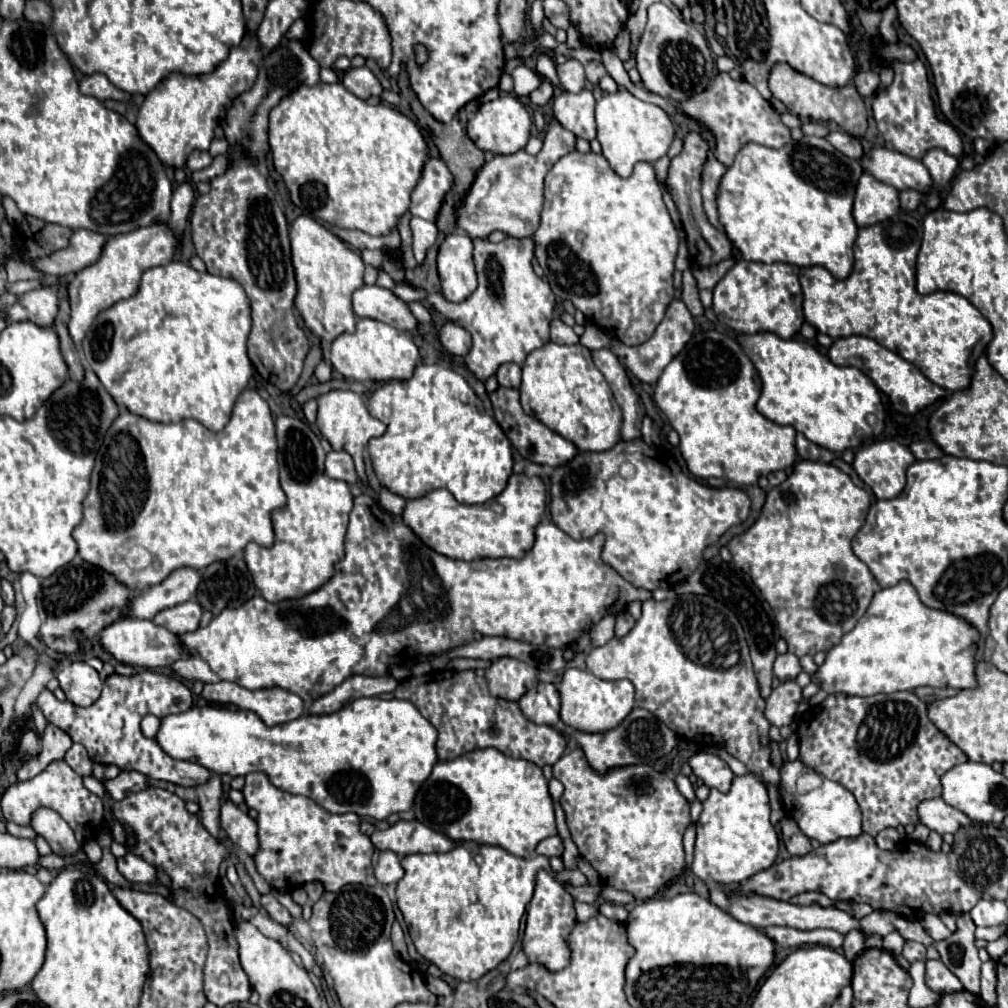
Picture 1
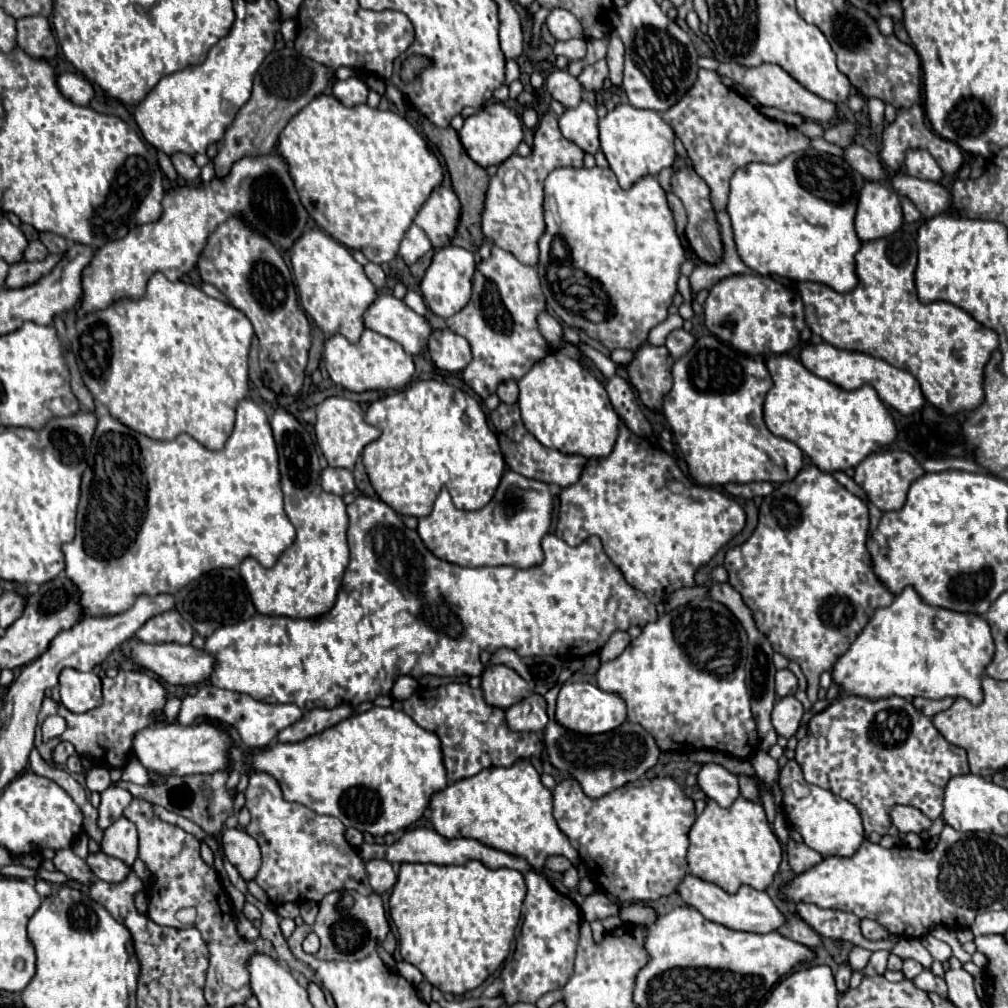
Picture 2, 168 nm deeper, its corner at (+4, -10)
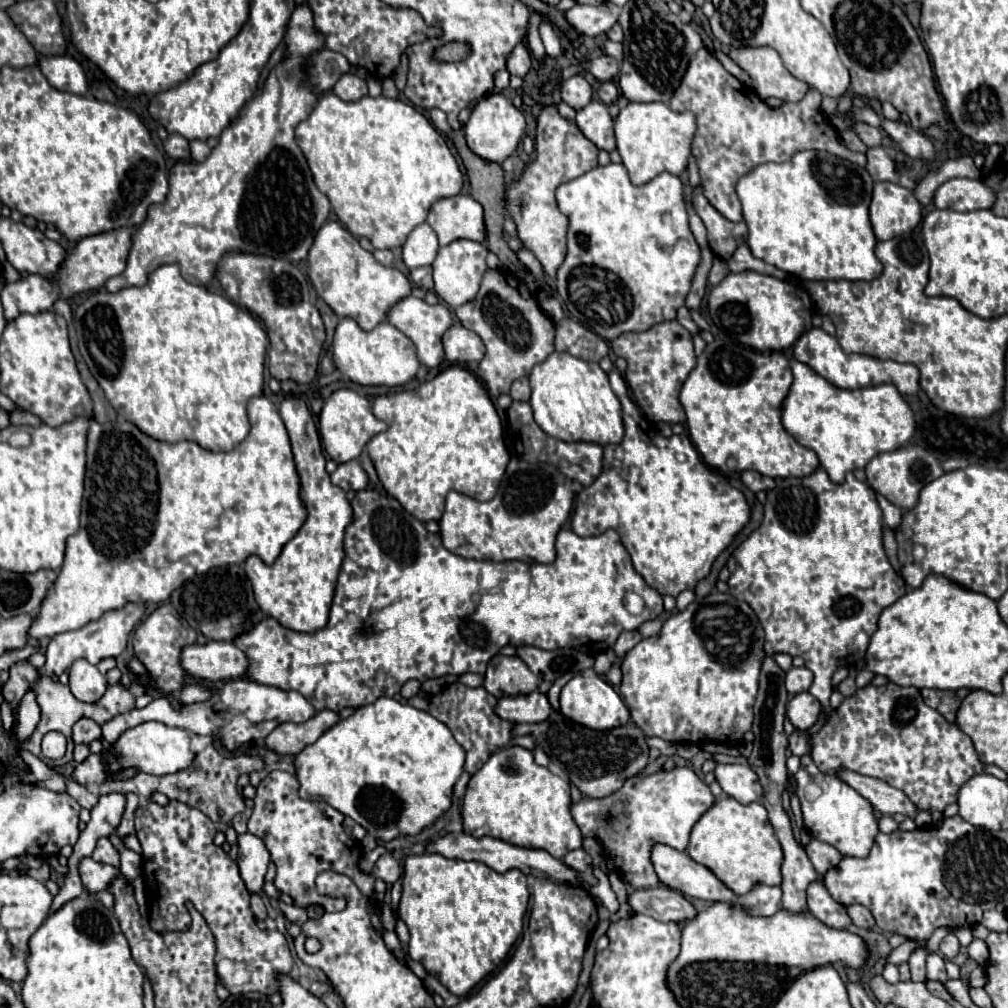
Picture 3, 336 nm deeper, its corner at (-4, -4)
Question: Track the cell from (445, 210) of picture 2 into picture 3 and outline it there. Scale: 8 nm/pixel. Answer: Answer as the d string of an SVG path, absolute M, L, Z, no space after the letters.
M470 195L440 199L430 209L428 225L436 231L442 247L456 239L486 243L484 211L482 205L474 201Z

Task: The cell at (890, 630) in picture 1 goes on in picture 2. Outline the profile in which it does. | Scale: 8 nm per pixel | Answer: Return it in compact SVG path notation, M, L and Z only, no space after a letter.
M912 587L894 597L892 605L878 607L850 649L832 667L832 681L844 695L870 701L892 695L914 699L964 697L982 703L980 679L994 655L988 623L972 613L958 613L926 605Z

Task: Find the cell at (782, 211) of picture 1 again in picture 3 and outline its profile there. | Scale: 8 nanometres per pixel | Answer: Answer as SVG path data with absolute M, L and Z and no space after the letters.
M798 151L786 163L764 163L744 175L736 193L742 203L744 221L750 229L748 247L754 257L776 265L778 269L808 281L870 281L882 273L882 263L874 255L878 243L870 219L868 207L872 199L872 177L866 169L830 155L826 151Z

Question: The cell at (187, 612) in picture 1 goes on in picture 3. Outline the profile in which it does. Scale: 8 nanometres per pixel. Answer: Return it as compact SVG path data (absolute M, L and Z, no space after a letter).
M170 603L166 605L160 605L158 609L154 609L144 623L138 625L136 633L134 633L134 653L136 657L140 659L140 663L150 671L152 679L156 681L156 685L164 691L180 691L184 687L184 669L182 669L182 663L180 663L180 653L186 645L192 645L196 643L196 631L182 623L178 613L174 611L174 607Z

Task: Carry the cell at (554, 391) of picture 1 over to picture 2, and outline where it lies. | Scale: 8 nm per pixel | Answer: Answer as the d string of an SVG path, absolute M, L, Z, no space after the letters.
M552 351L532 365L532 369L518 381L518 407L526 429L548 449L570 455L606 457L618 439L620 417L612 409L604 385L592 371L578 361Z

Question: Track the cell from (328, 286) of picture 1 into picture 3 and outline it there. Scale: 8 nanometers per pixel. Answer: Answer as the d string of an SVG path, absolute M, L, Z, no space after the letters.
M326 221L318 231L308 253L308 277L312 279L318 295L340 319L352 317L364 331L386 321L388 311L412 293L410 281L402 271L378 263L374 255L362 249L358 239L352 237L352 233L338 221Z

